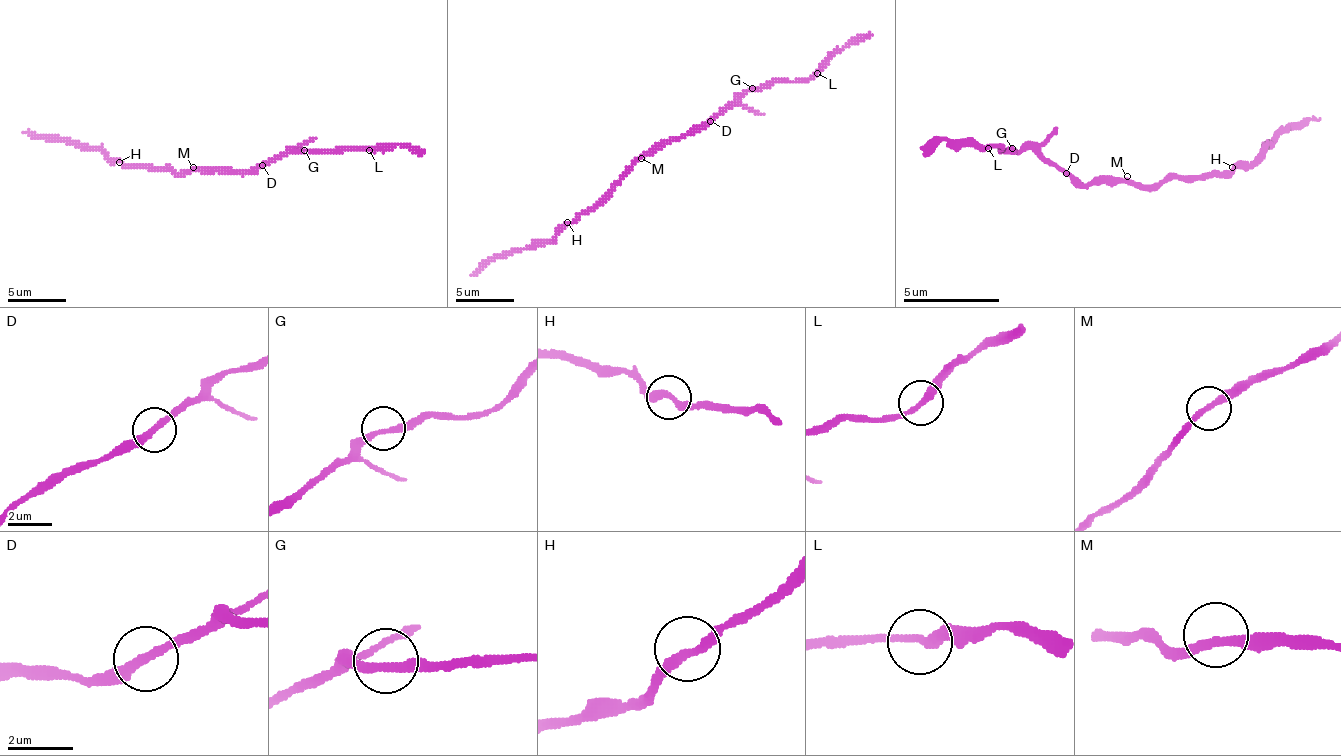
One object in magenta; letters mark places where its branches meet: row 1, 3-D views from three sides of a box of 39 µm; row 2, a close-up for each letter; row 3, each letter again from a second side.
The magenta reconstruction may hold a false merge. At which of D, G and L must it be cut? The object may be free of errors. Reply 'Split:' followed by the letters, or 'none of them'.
Split: none of them

